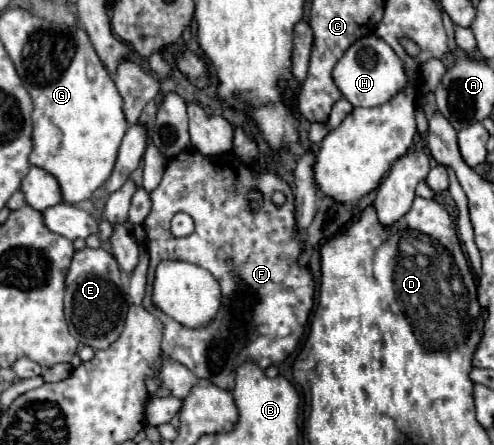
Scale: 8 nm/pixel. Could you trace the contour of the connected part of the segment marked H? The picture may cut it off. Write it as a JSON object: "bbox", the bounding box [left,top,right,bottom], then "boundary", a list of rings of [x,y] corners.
{"bbox":[334,35,412,107],"boundary":[[[368,35],[358,39],[348,47],[344,57],[334,67],[334,81],[338,89],[344,93],[344,97],[354,107],[376,107],[386,101],[390,101],[396,93],[404,91],[412,79],[406,73],[404,61],[394,53],[394,49],[380,37]]]}

